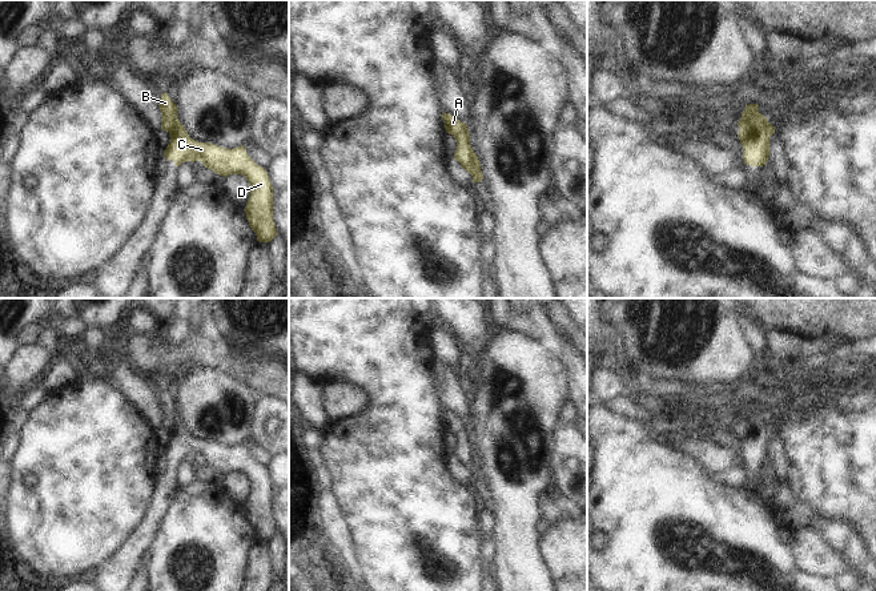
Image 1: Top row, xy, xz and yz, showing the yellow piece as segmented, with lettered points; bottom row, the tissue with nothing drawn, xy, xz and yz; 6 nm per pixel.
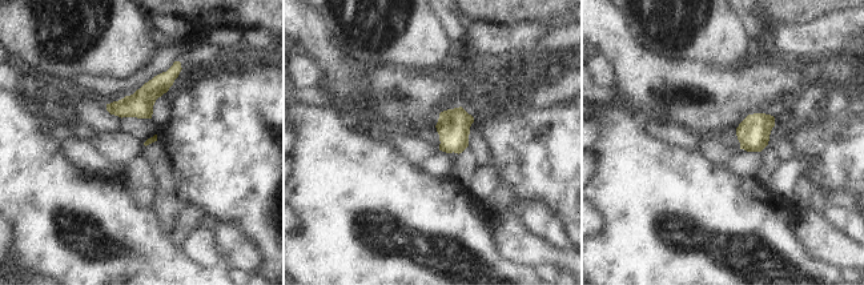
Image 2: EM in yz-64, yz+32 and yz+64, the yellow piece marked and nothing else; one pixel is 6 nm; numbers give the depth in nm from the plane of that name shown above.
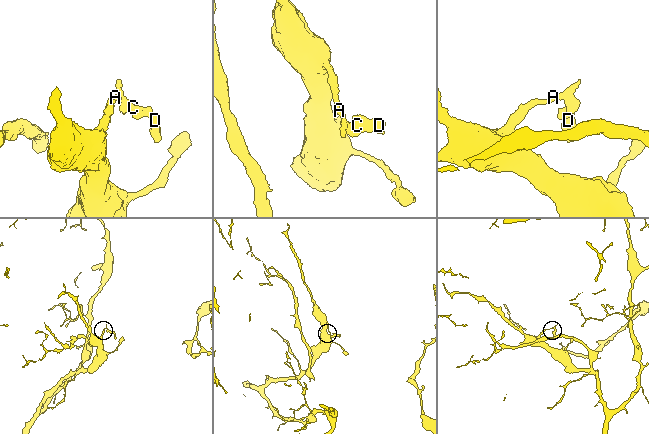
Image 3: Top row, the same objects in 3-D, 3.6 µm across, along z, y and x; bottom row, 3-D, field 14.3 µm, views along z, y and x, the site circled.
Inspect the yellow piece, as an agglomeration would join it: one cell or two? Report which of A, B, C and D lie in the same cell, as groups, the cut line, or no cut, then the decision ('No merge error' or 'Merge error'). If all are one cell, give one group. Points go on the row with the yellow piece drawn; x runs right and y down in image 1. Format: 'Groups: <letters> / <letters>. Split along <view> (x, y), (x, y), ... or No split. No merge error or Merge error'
Groups: A B / C D. Split along yz (763, 116), (748, 119), (738, 125). Merge error.

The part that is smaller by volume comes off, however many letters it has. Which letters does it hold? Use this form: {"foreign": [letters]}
{"foreign": ["C", "D"]}

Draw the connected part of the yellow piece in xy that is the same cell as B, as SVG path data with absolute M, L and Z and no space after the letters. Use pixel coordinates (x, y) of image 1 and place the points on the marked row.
M161 93L160 98L160 112L161 112L161 129L169 132L177 118L177 106L170 100L168 93Z

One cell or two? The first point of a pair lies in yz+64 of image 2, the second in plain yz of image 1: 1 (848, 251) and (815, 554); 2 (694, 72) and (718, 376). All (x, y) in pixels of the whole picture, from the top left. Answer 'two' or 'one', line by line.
1: one
2: two

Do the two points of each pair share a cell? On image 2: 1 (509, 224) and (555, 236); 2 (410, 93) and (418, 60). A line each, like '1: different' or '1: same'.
1: different
2: different

